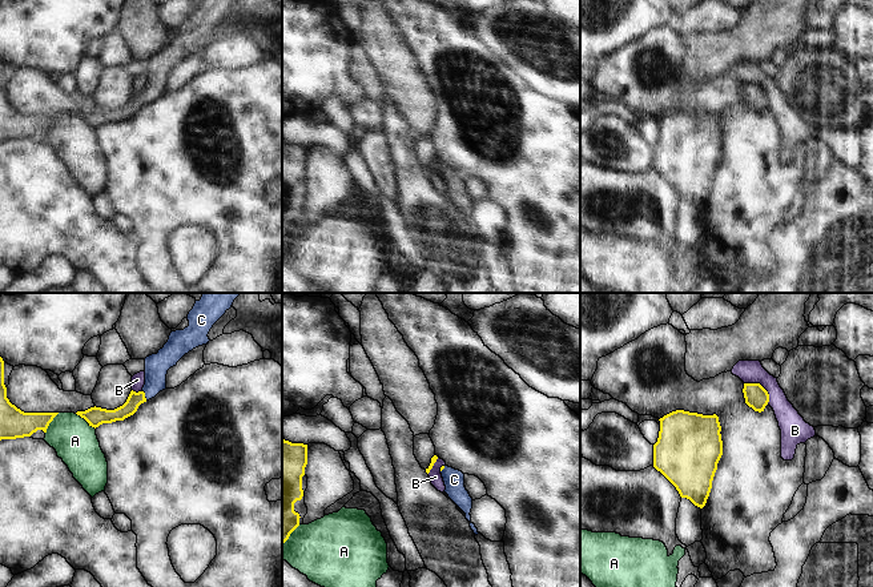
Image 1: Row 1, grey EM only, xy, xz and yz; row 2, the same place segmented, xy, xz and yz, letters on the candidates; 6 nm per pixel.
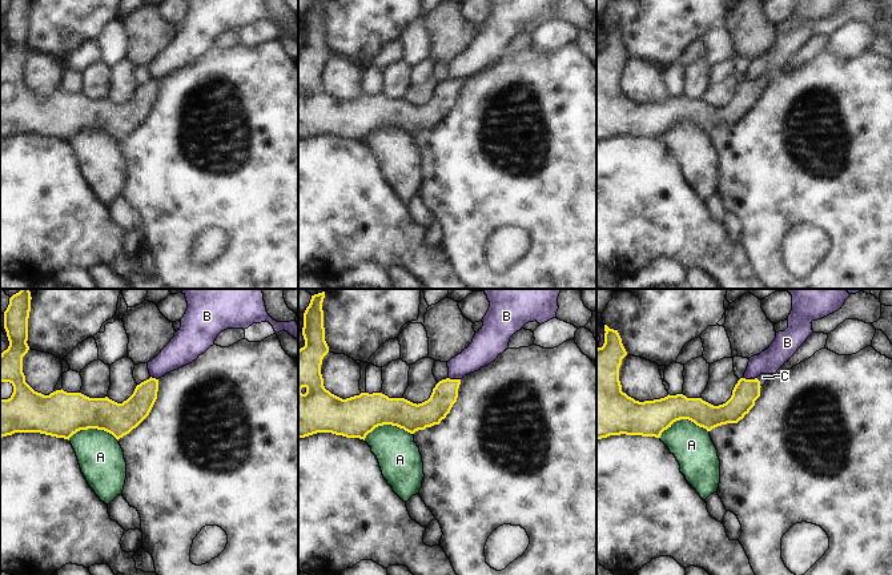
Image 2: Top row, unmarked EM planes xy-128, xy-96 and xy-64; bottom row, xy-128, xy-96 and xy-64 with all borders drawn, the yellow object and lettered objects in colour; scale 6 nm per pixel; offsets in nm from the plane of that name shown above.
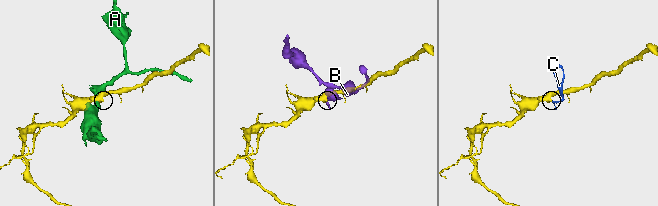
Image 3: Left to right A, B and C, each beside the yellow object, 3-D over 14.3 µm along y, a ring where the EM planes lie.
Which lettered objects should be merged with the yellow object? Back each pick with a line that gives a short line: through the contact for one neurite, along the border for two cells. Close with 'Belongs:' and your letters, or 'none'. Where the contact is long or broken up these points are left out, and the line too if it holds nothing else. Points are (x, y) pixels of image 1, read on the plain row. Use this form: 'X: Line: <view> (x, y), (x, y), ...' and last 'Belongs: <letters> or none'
C: Line: xy (135, 101), (144, 97), (155, 84), (156, 68)
Belongs: C.

